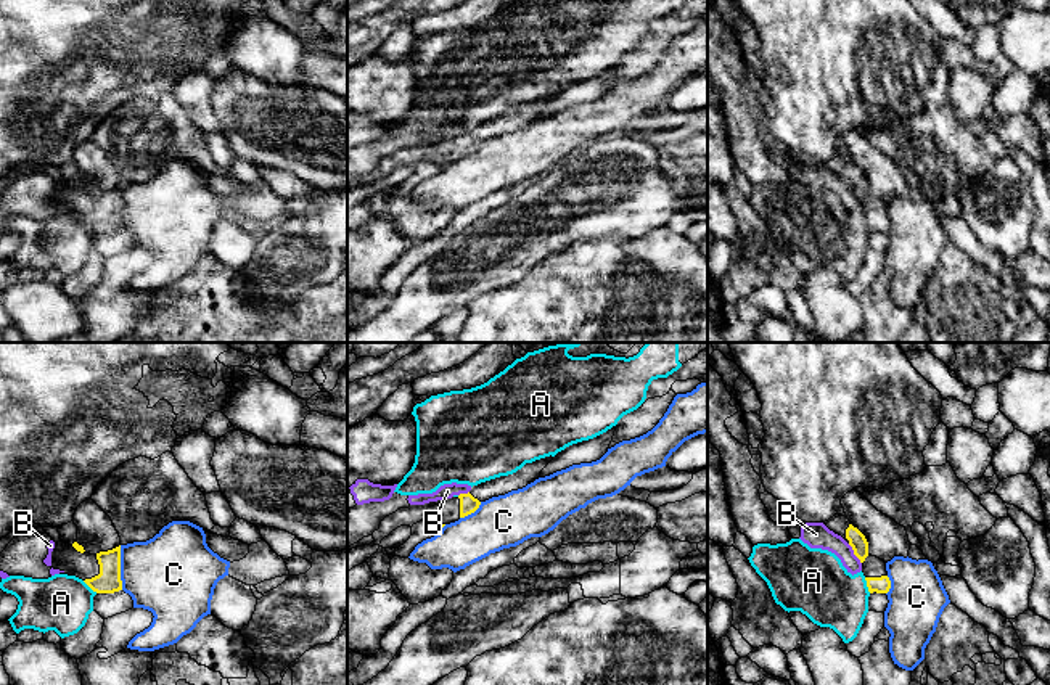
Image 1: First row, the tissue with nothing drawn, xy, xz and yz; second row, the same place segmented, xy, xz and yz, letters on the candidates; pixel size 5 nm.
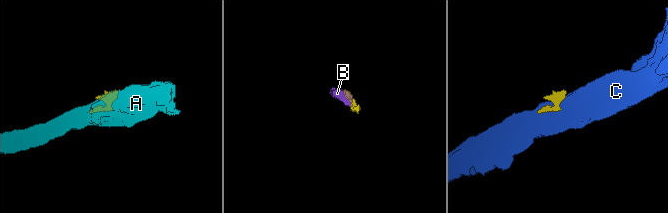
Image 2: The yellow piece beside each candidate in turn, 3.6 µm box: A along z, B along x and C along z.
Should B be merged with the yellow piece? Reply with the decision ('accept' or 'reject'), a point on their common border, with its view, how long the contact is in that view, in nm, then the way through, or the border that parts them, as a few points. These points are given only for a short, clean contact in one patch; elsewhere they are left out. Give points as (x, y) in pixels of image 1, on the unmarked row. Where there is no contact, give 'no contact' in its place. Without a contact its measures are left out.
reject; contact yz (854, 193); length 120 nm; border yz (848, 184), (861, 203)

